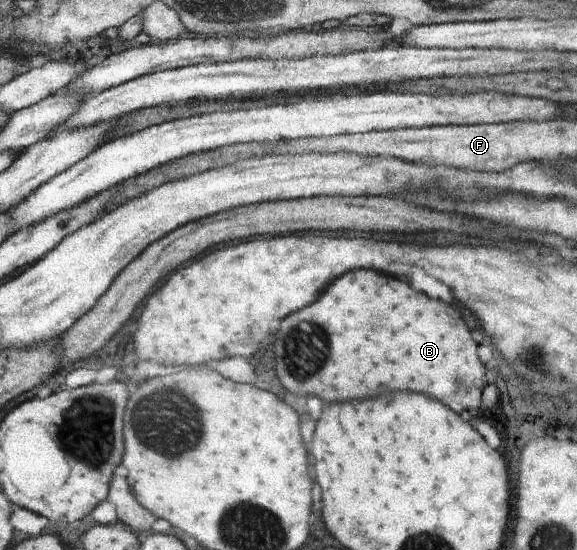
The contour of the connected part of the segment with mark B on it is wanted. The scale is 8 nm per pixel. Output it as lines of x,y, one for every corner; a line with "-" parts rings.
352,271
336,279
326,293
312,305
280,321
274,341
274,361
280,383
286,391
306,397
316,395
322,401
350,401
378,397
394,391
416,391
438,399
456,413
476,411
480,395
488,384
483,362
476,355
476,343
468,327
450,305
432,301
424,293
416,293
408,283
374,271

